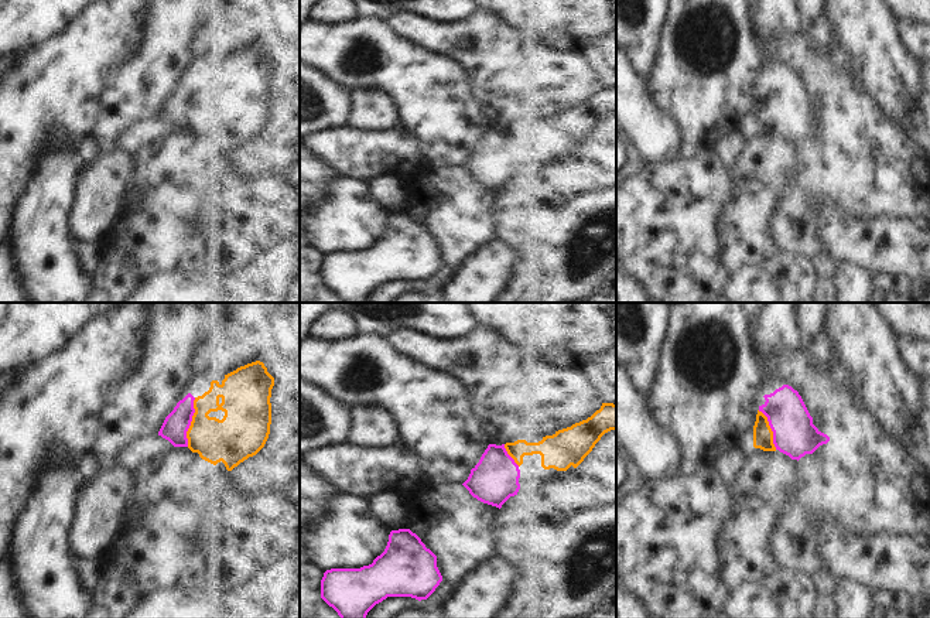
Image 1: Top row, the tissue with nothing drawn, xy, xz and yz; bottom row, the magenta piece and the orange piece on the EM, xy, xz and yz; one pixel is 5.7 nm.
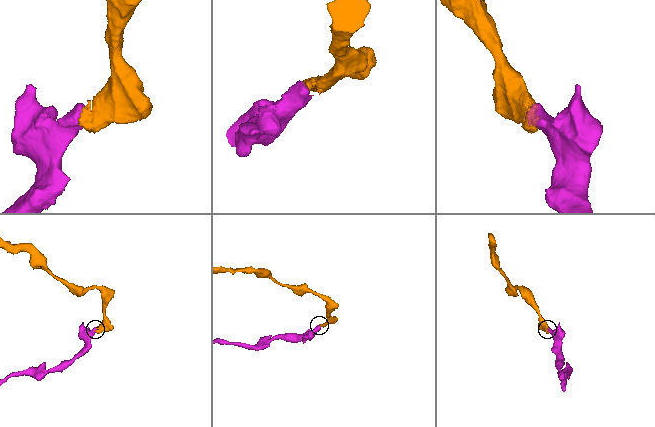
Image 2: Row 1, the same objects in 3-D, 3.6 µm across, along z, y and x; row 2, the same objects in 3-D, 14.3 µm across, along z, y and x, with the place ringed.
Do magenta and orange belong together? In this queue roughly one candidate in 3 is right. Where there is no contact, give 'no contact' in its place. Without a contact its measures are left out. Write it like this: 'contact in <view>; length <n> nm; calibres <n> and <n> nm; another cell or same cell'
contact in xy; length 280 nm; calibres 150 and 260 nm; same cell

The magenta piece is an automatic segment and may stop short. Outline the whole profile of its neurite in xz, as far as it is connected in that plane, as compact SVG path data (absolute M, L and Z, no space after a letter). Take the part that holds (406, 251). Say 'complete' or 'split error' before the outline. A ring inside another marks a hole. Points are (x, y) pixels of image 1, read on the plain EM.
complete; M410 212L392 214L384 235L360 252L331 252L321 263L321 281L341 303L366 303L367 296L387 280L427 283L442 264L437 239Z

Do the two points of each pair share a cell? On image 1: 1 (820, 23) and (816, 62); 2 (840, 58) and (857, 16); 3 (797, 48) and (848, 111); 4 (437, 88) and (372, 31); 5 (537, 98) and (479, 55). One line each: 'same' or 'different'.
1: different
2: different
3: different
4: same
5: same

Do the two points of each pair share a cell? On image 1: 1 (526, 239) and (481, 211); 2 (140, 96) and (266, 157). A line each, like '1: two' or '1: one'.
1: two
2: two

